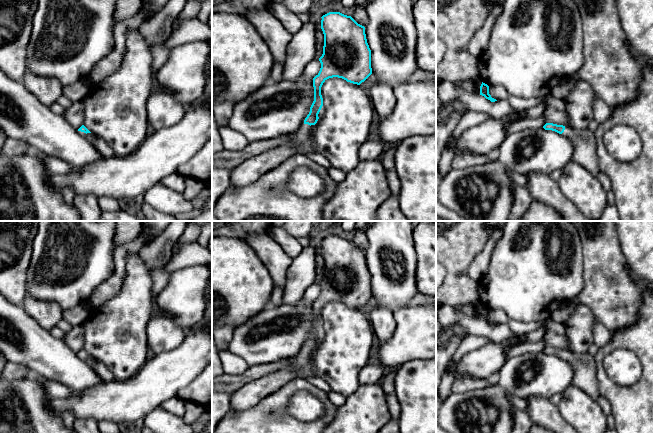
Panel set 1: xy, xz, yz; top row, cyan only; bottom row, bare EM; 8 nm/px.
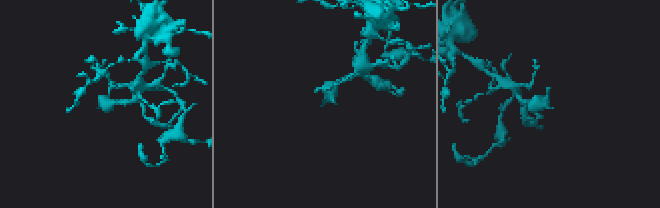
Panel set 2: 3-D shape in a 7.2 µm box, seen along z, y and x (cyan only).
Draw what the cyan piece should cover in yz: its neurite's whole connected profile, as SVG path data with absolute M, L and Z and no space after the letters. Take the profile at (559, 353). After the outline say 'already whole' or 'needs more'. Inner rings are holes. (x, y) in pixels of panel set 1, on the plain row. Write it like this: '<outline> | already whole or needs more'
M546 347L543 352L567 361L572 366L574 372L572 384L587 393L594 400L598 400L600 392L597 379L597 365L593 356L588 353L571 353L568 350L565 351L553 347Z | needs more

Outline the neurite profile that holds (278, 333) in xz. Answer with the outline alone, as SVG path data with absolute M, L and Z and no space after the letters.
M302 297L297 303L292 305L281 305L279 307L266 308L245 324L236 327L233 331L232 339L228 350L242 357L249 367L266 365L280 360L296 357L304 348L304 344L310 336L310 331L314 325L313 303L308 303Z

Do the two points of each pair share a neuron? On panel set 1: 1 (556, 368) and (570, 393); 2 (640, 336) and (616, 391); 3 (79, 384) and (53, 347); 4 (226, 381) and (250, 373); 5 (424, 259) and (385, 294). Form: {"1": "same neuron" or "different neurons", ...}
{"1": "different neurons", "2": "same neuron", "3": "same neuron", "4": "same neuron", "5": "different neurons"}

